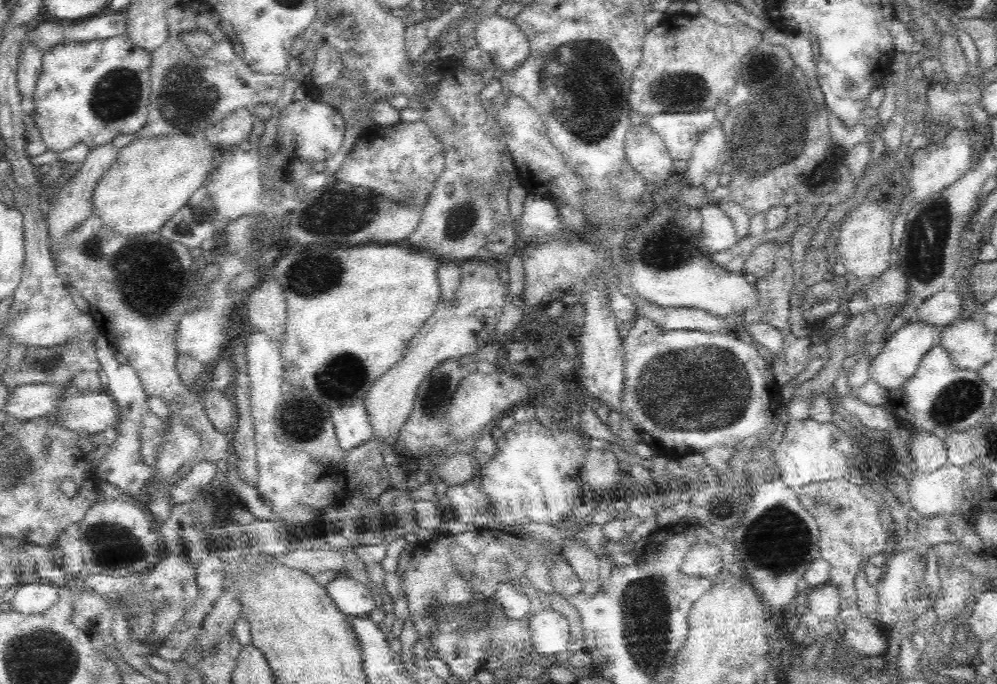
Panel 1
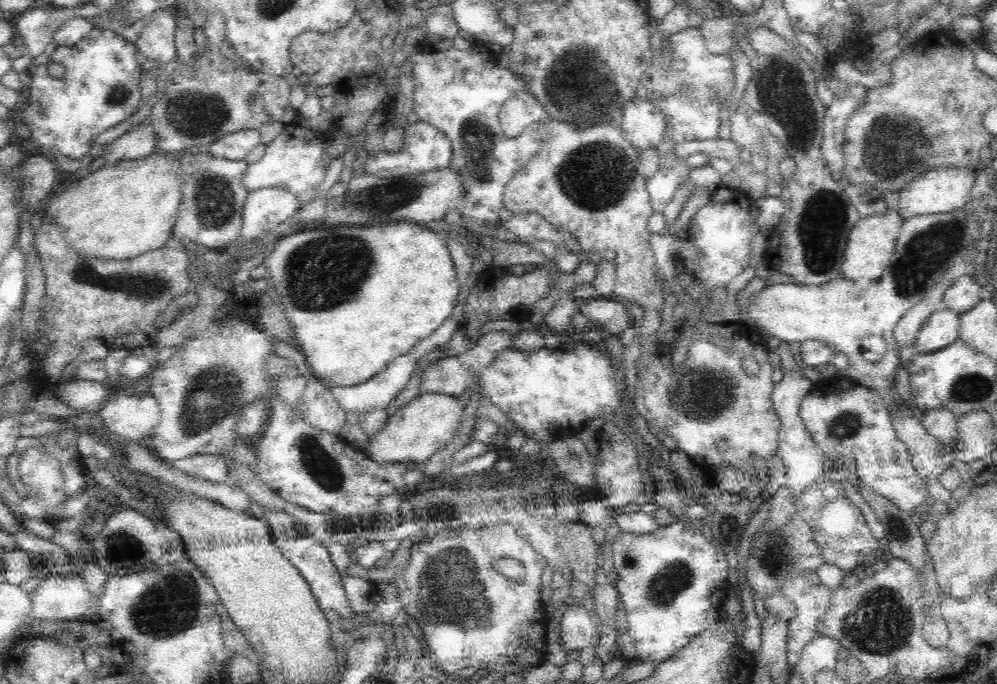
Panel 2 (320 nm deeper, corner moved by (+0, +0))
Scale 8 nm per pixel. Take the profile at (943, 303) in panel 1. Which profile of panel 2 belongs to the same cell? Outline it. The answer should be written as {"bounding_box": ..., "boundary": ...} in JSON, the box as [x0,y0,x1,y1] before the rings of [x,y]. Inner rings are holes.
{"bounding_box":[942,275,981,314],"boundary":[[[964,275],[954,280],[944,293],[942,301],[946,303],[946,308],[960,314],[974,308],[974,305],[981,300],[978,292],[980,284],[976,283],[972,275]]]}

